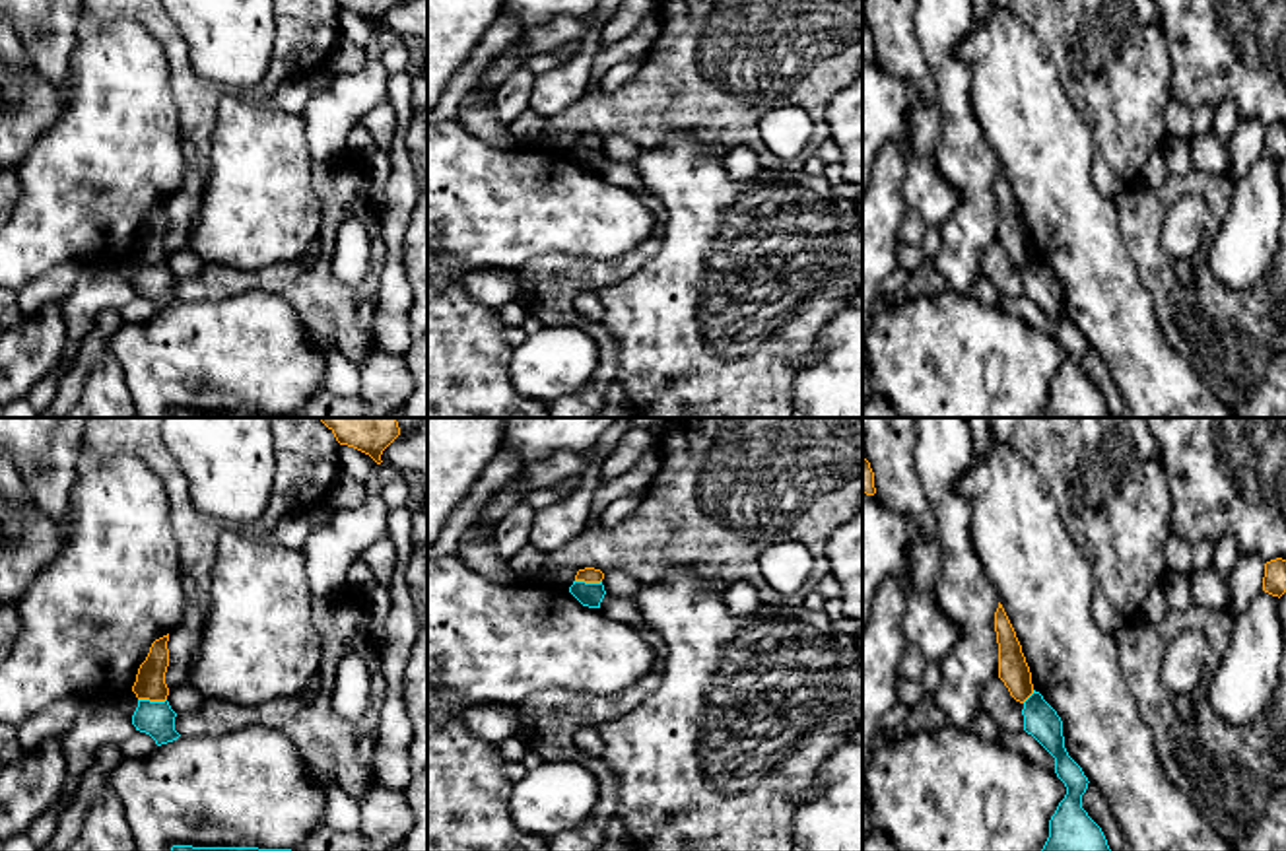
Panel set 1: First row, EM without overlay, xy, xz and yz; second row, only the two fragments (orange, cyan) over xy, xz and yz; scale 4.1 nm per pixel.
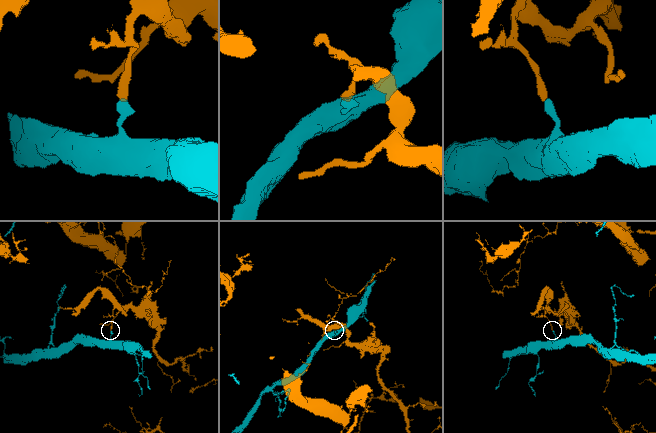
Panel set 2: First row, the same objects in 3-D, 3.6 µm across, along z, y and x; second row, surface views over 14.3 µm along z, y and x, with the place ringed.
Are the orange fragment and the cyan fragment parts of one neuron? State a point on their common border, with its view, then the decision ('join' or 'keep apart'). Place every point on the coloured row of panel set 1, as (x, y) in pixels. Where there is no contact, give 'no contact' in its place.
xy (152, 700) | keep apart

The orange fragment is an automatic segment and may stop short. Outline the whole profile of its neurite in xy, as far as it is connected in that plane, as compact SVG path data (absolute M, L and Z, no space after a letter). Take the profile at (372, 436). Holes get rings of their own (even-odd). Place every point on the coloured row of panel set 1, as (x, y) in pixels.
M317 418L340 445L354 447L381 464L383 451L400 435L396 418Z

